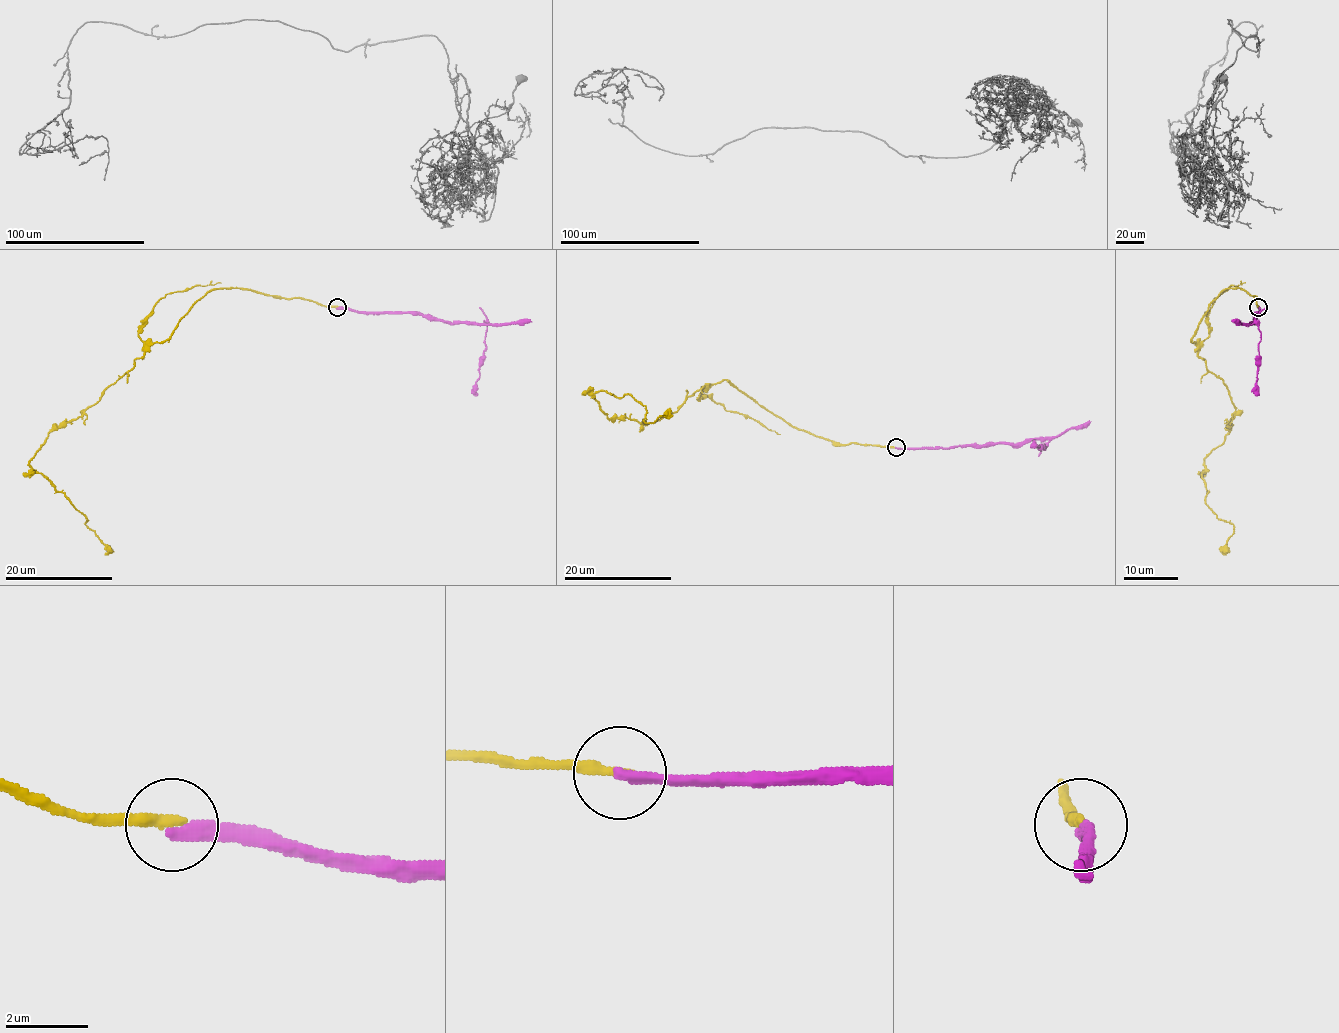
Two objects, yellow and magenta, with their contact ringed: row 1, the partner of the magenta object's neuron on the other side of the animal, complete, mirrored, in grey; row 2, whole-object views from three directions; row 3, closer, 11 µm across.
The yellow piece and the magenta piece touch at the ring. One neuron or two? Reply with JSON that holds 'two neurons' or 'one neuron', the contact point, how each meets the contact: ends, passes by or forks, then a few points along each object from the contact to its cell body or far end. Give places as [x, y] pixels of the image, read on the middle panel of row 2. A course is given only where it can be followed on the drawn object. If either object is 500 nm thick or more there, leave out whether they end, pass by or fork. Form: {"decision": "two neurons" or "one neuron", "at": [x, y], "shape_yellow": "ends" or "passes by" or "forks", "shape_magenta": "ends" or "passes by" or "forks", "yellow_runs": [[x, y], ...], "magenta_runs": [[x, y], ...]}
{"decision": "two neurons", "at": [896, 447], "shape_yellow": "ends", "shape_magenta": "ends", "yellow_runs": [[896, 448], [799, 430], [726, 381], [640, 424], [609, 418], [588, 394], [631, 394], [646, 422], [663, 413]], "magenta_runs": [[896, 448], [1025, 444], [1033, 440], [1046, 442], [1044, 449], [1036, 445], [1033, 448]]}

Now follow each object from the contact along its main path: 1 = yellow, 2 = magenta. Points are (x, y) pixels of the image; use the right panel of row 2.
1: (1259, 307), (1225, 288), (1192, 339), (1233, 403), (1202, 472), (1205, 504), (1233, 526), (1224, 554)
2: (1259, 308), (1255, 323), (1251, 323), (1260, 332), (1256, 390), (1259, 395)

